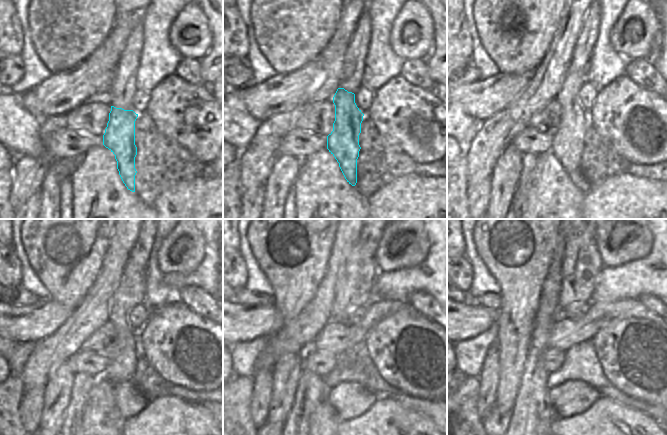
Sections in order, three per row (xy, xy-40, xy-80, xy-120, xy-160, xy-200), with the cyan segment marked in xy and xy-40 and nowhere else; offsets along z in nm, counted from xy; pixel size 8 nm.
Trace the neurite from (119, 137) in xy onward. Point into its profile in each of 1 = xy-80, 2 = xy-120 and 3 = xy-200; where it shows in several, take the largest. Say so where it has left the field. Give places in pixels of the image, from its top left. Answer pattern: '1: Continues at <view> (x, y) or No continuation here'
1: Continues at xy-80 (567, 145)
2: Continues at xy-120 (130, 292)
3: Continues at xy-200 (582, 263)

